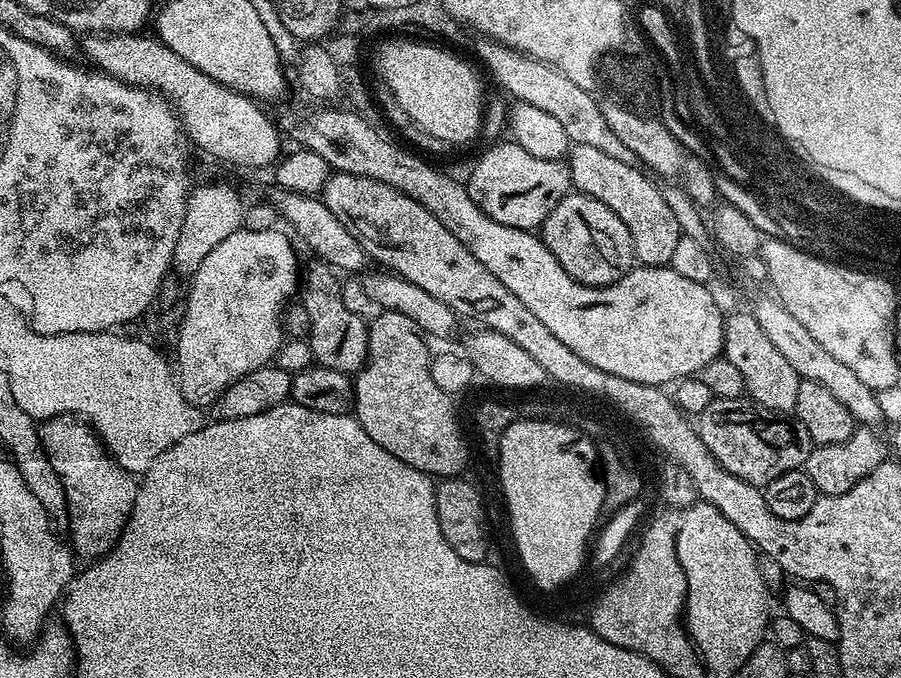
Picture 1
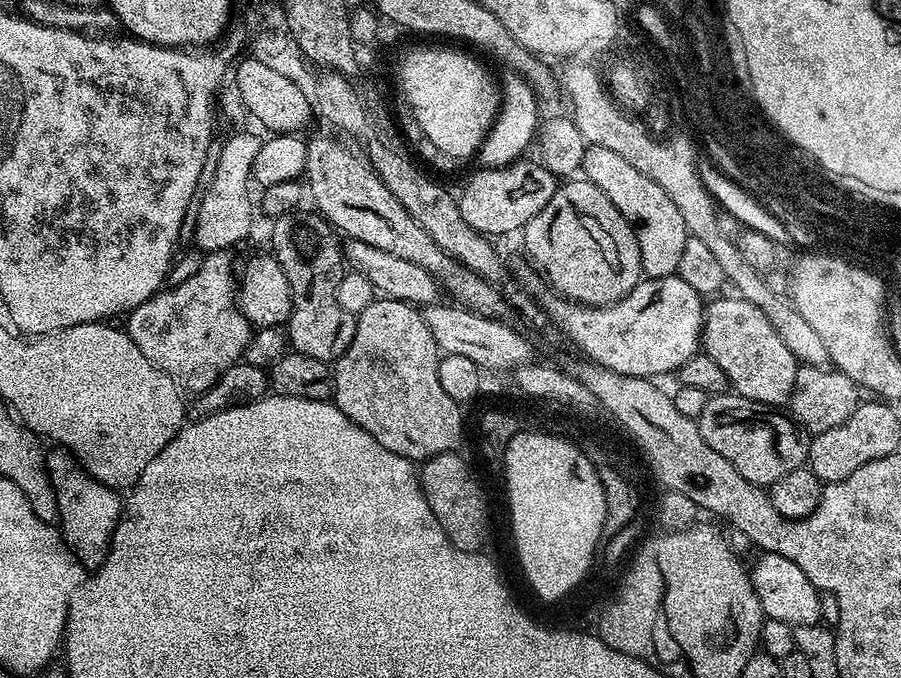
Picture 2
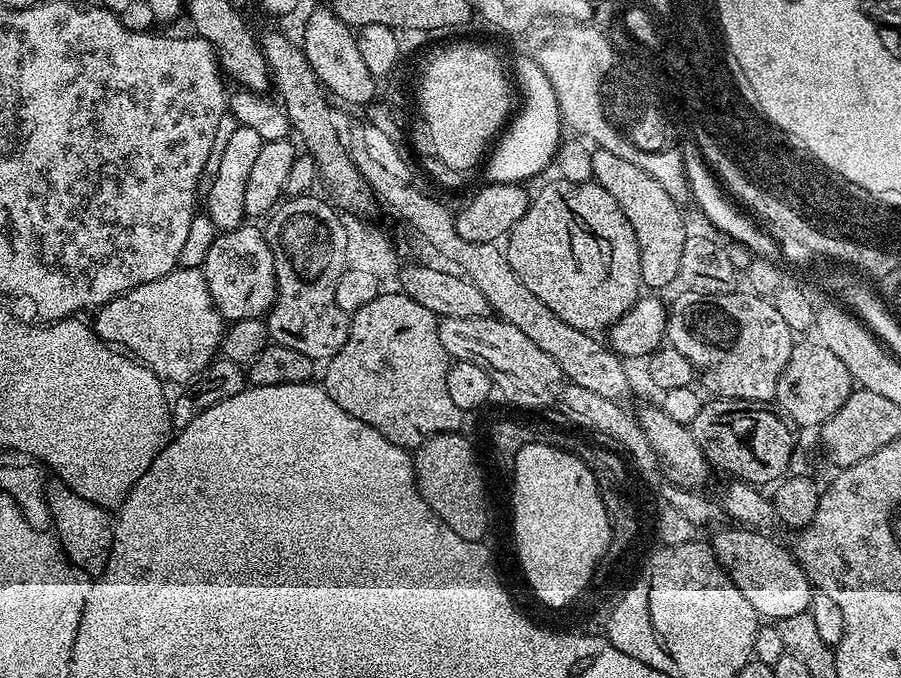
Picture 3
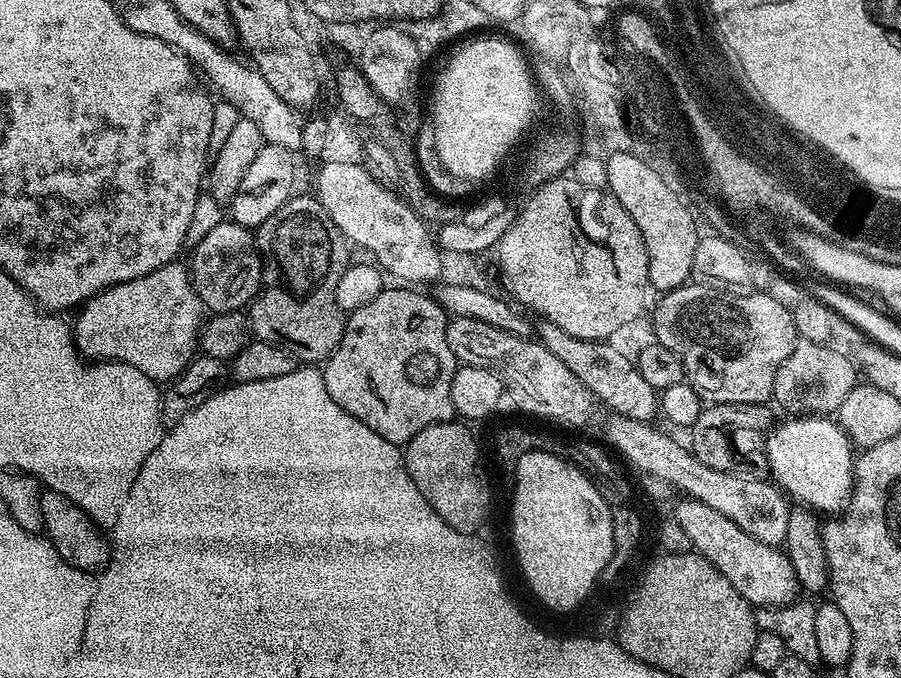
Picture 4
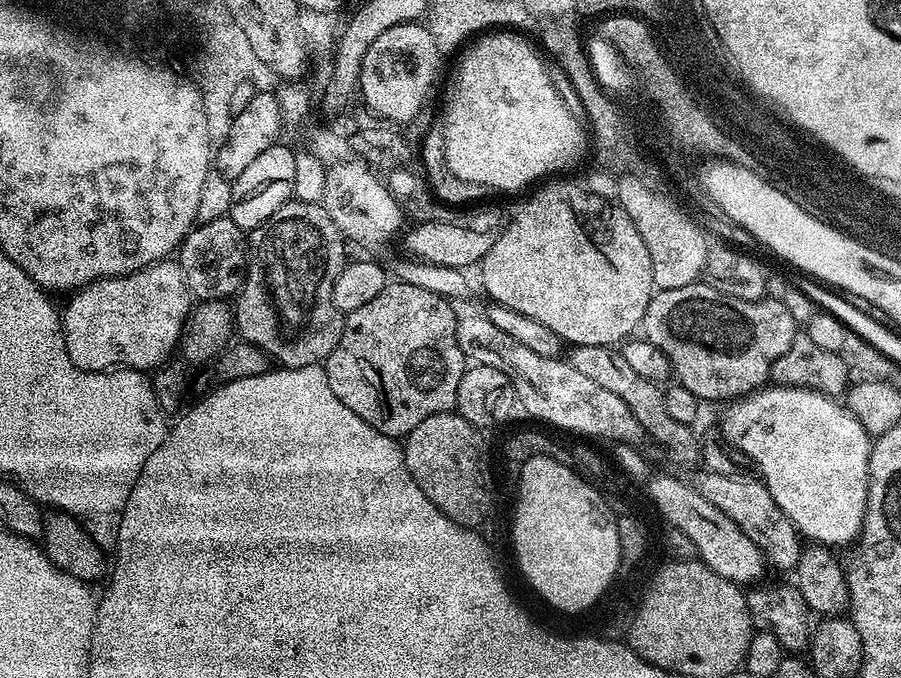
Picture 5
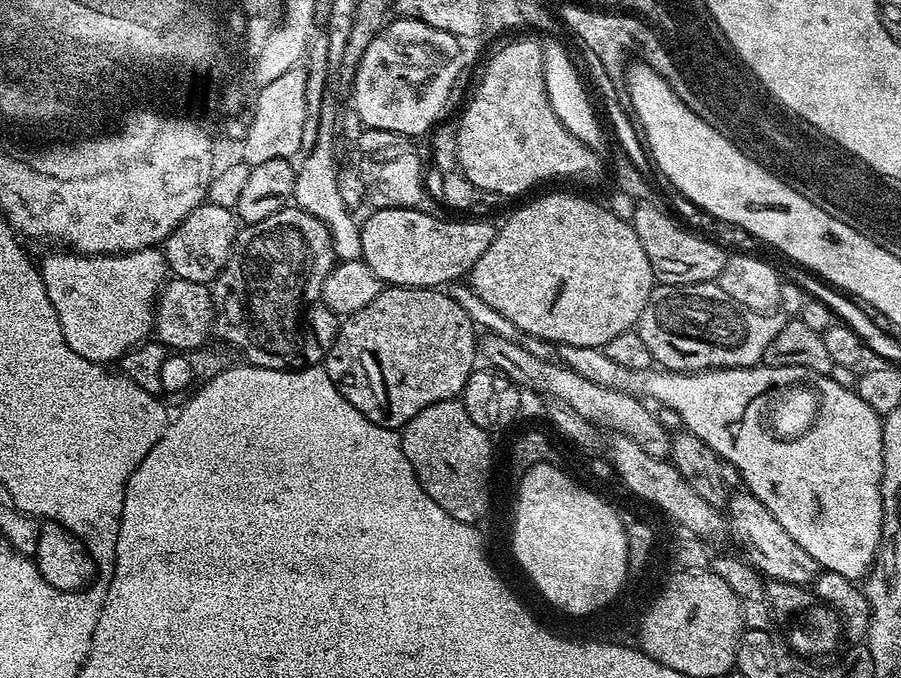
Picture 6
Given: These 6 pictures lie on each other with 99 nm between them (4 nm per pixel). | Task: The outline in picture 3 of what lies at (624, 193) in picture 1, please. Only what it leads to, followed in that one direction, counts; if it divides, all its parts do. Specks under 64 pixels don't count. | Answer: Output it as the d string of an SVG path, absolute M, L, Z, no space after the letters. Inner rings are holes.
M596 148L592 152L592 174L595 183L601 184L618 202L622 214L626 214L626 222L630 222L630 230L634 230L634 238L638 238L640 247L640 283L645 289L660 290L667 284L680 280L682 266L682 248L686 246L685 213L680 213L681 205L646 170L634 166L634 162L626 162L626 158L618 158L618 154L610 154L610 150Z

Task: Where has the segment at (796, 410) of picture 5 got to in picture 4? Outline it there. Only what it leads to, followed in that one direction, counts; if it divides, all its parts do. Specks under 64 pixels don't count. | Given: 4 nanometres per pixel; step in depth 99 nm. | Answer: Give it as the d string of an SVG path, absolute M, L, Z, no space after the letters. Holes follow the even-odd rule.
M800 414L796 418L767 433L766 451L771 479L793 501L796 499L797 505L817 514L839 513L852 498L854 445L835 419L820 414Z

